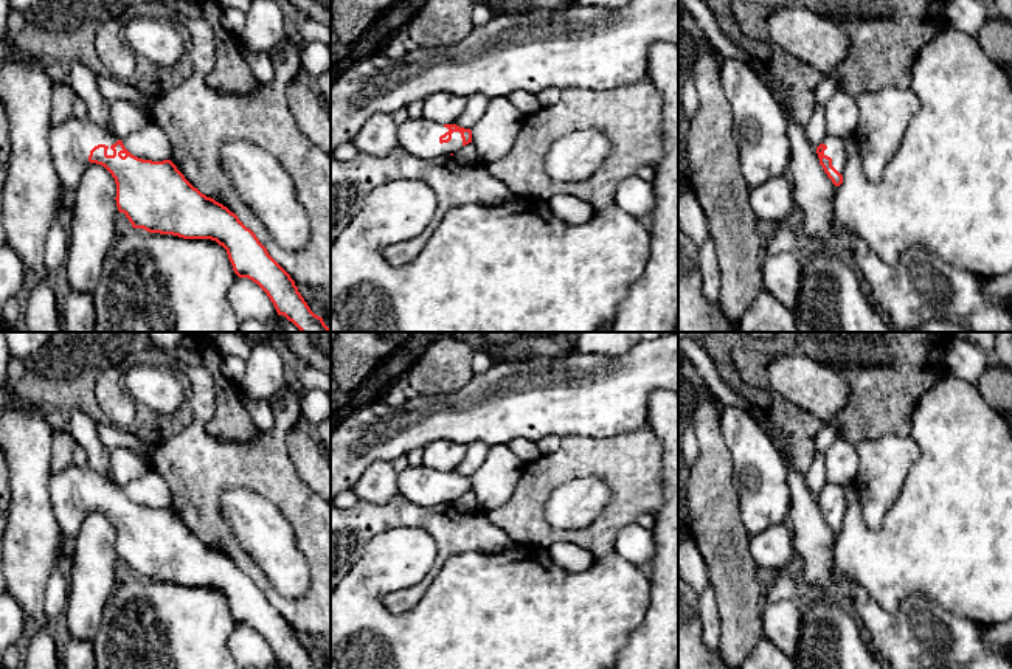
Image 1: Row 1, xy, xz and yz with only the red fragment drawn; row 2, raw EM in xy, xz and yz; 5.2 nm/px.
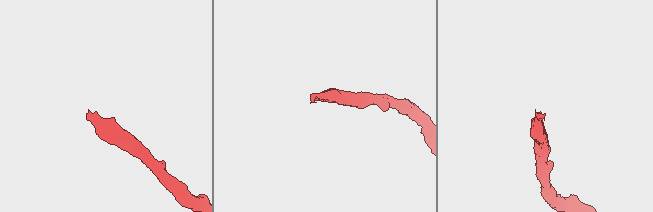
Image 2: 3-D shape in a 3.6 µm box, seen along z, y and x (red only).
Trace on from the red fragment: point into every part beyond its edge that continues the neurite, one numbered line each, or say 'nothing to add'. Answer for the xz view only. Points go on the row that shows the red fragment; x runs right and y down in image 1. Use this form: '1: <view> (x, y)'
1: xz (419, 137)

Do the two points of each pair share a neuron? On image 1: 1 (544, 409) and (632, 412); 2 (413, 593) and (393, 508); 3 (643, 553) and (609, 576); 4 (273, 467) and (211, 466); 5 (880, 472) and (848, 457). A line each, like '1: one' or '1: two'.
1: one
2: one
3: two
4: one
5: two

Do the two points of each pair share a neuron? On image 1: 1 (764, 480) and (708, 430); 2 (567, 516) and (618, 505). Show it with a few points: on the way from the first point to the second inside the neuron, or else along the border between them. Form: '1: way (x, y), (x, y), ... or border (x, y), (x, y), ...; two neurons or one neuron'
1: border (719, 413), (719, 429), (730, 454), (734, 485); two neurons
2: border (598, 475), (609, 502), (575, 530); two neurons

